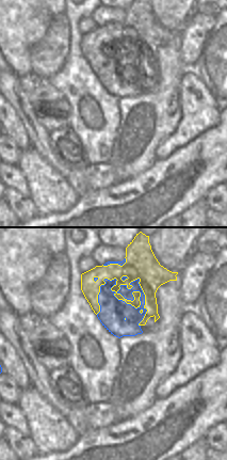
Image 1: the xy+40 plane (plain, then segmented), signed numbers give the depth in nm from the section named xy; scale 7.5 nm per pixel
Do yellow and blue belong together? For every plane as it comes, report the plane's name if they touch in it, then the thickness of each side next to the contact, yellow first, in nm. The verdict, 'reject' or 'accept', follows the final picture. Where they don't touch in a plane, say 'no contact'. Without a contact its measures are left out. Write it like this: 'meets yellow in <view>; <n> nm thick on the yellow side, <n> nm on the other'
meets yellow in xy+40; 240 nm thick on the yellow side, 190 nm on the other

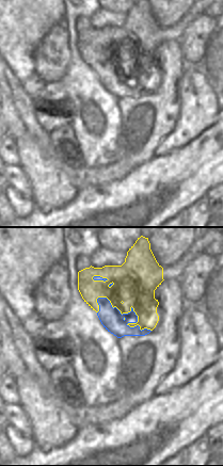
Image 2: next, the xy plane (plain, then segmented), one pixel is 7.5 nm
meets yellow in xy; 320 nm thick on the yellow side, 160 nm on the other

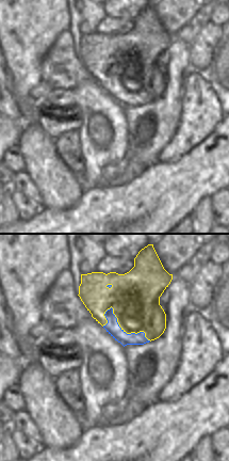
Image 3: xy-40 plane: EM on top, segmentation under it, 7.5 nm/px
meets yellow in xy-40; 360 nm thick on the yellow side, 100 nm on the other

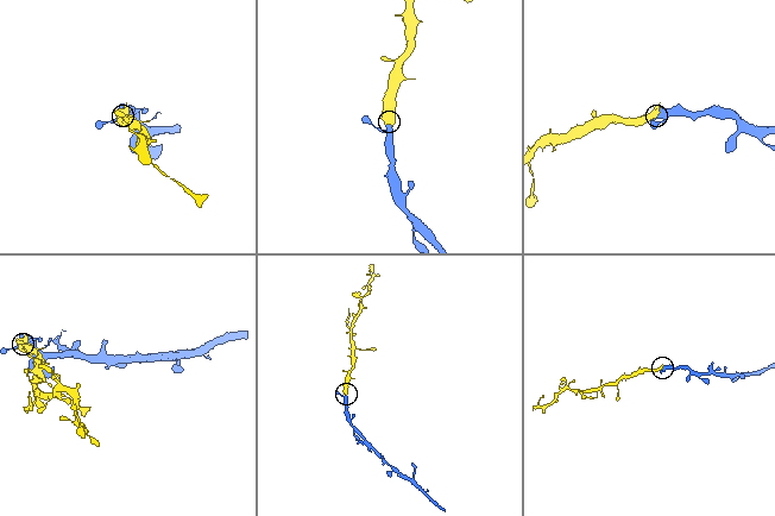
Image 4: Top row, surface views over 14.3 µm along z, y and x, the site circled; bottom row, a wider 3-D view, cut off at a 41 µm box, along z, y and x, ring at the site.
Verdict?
accept

